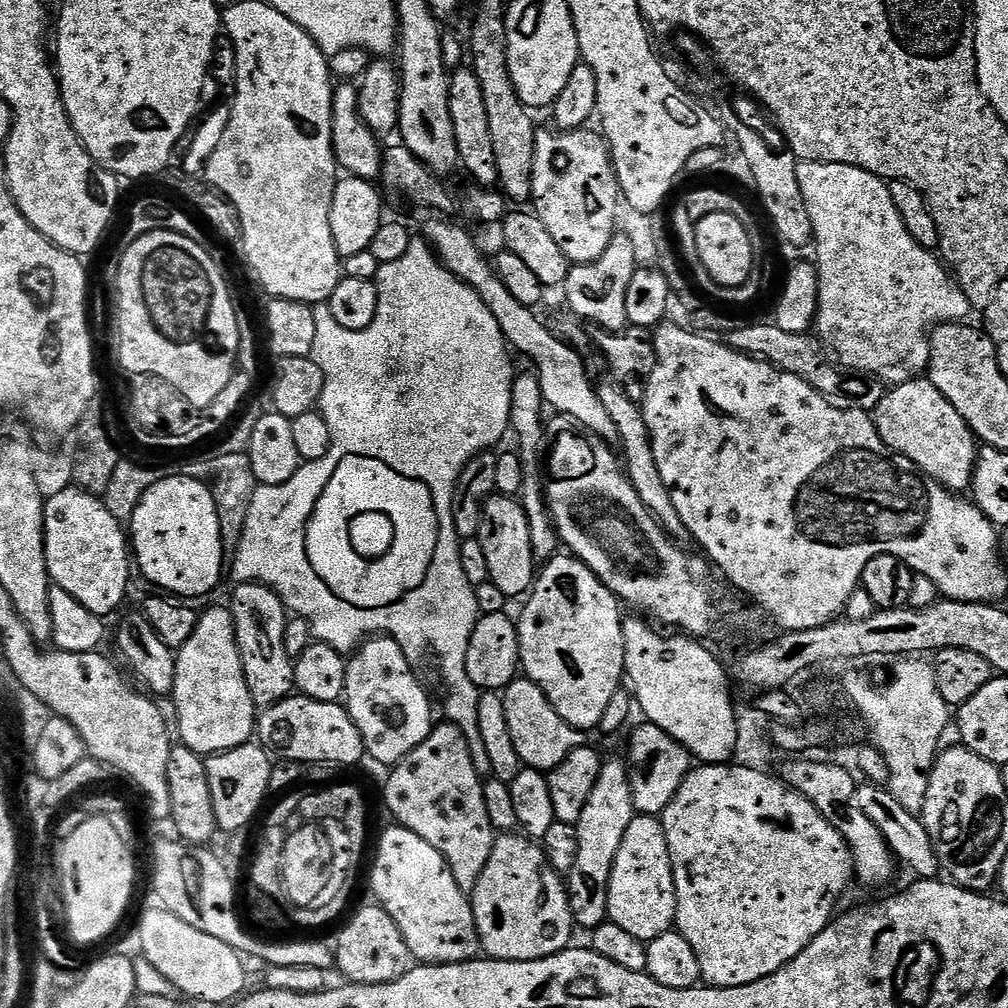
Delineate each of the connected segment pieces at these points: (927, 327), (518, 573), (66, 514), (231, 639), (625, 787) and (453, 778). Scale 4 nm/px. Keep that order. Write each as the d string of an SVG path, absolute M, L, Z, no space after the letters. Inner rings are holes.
M802 160L797 163L798 186L802 186L802 198L806 198L806 210L810 214L812 234L814 237L814 249L816 257L814 263L816 272L820 276L820 293L818 294L818 310L816 311L815 331L821 340L828 345L829 349L838 357L839 363L845 369L856 374L863 374L868 378L884 381L885 385L895 386L905 384L911 380L921 379L928 371L930 362L930 342L928 337L933 328L938 324L954 324L967 321L968 312L973 311L972 303L966 298L966 294L960 289L960 283L946 267L943 259L933 249L923 248L914 240L910 230L906 230L906 222L902 220L902 214L898 212L898 206L894 206L894 198L889 181L881 176L870 174L858 166L846 166L838 162L814 162Z
M494 494L486 502L478 539L490 566L488 578L509 598L523 597L538 575L538 561L530 540L530 522L523 503L514 496Z
M79 486L61 487L59 492L53 497L46 500L44 506L44 542L45 542L45 558L48 563L48 573L51 576L51 583L55 585L59 591L65 596L73 596L77 604L86 606L86 610L90 610L96 616L108 618L108 615L119 606L124 600L124 595L128 592L128 564L130 568L130 544L126 539L126 532L122 529L121 521L114 518L114 514L110 514L110 510L104 505L103 499L99 495L92 495L91 492L85 491Z
M227 607L212 608L209 612L201 611L199 617L194 634L190 634L190 642L186 642L176 652L176 677L170 703L176 707L176 724L180 727L179 743L207 758L249 743L258 728L258 709L250 694L250 686L246 686L246 674L236 645L231 611Z
M604 760L598 782L594 790L590 790L586 810L582 810L582 818L576 824L578 862L574 862L574 870L567 873L566 887L573 921L585 930L597 928L608 920L608 887L614 858L622 846L622 838L626 838L630 822L638 815L632 793L632 774L629 765L620 760Z
M451 722L437 723L432 732L411 752L405 760L391 769L388 781L384 784L384 804L392 811L397 825L414 830L434 850L438 850L446 858L454 874L458 886L464 892L471 893L478 878L482 878L482 870L486 870L486 862L492 853L492 846L496 842L497 833L490 822L490 814L486 812L486 798L484 797L484 780L482 773L476 769L472 751L468 748L468 740L464 737L457 724Z

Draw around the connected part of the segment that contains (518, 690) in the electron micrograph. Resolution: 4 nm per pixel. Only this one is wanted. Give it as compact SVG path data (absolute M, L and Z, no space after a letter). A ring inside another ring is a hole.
M527 678L511 680L503 689L504 705L506 706L506 723L510 725L510 738L514 742L514 750L518 750L521 765L536 768L545 774L556 768L572 753L575 748L585 743L585 733L581 729L570 726L554 710L550 698Z

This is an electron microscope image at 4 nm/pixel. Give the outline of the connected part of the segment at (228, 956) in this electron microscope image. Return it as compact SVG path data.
M155 907L143 914L138 934L145 958L162 977L189 999L224 1005L247 989L244 960L237 950L189 926L165 907Z

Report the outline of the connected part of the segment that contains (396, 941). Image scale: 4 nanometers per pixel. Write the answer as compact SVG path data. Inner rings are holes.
M371 903L347 917L348 925L334 941L335 967L353 984L389 984L414 967L412 951L398 930L398 922L379 903Z

